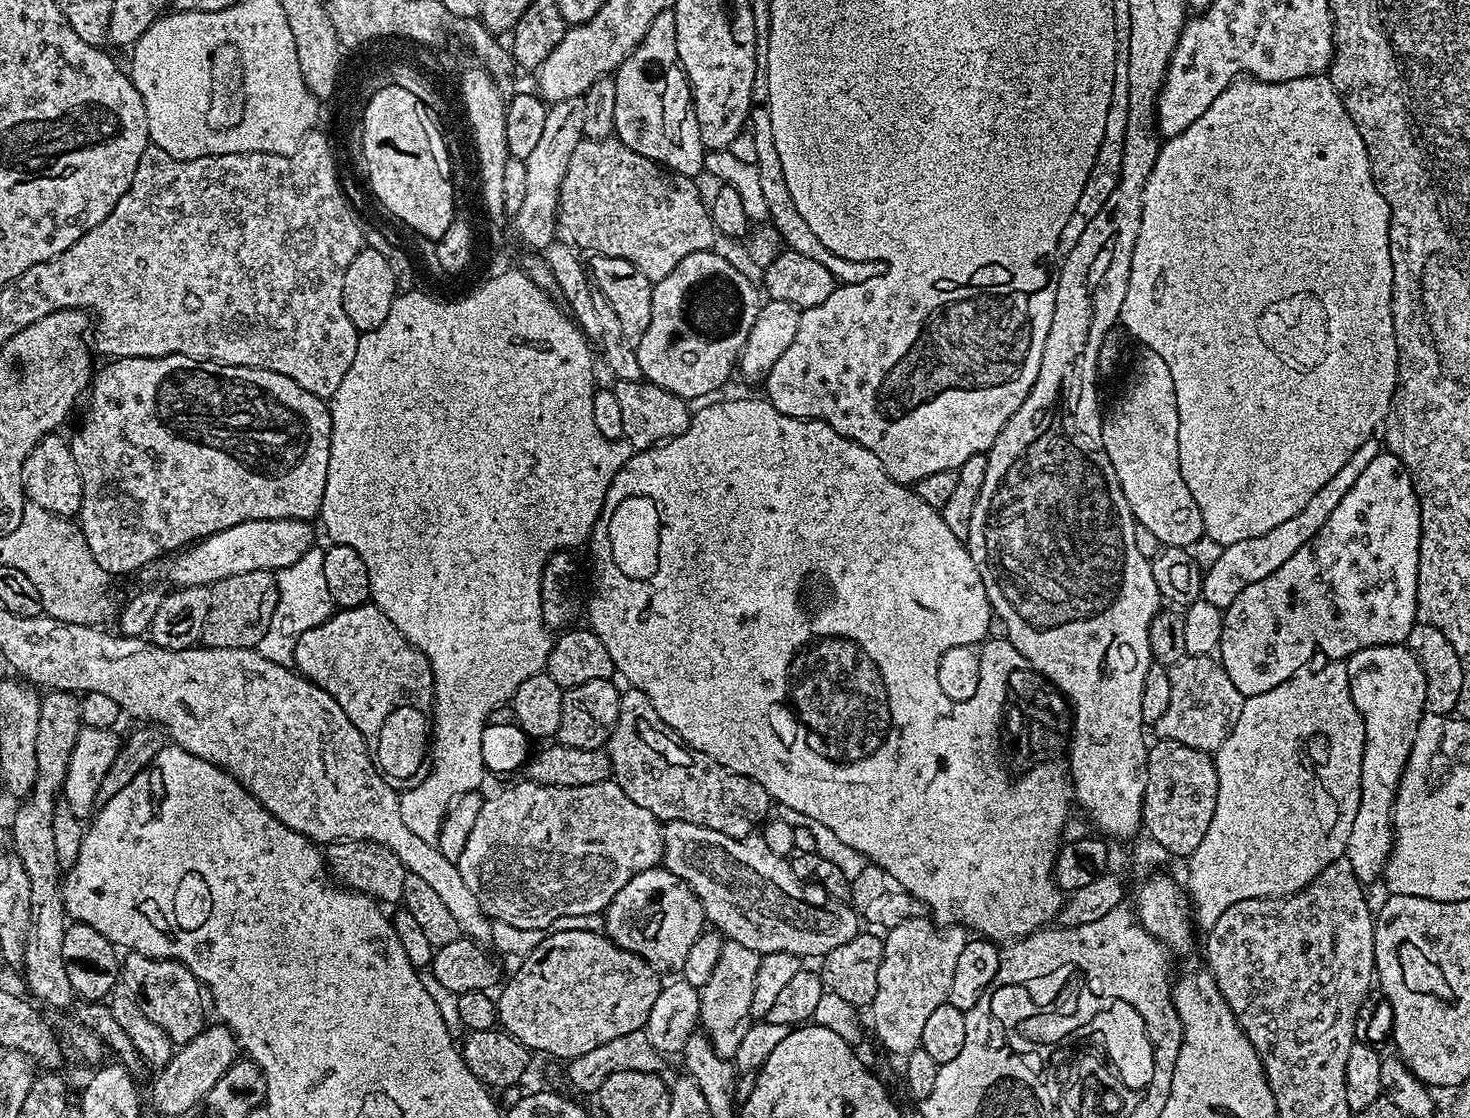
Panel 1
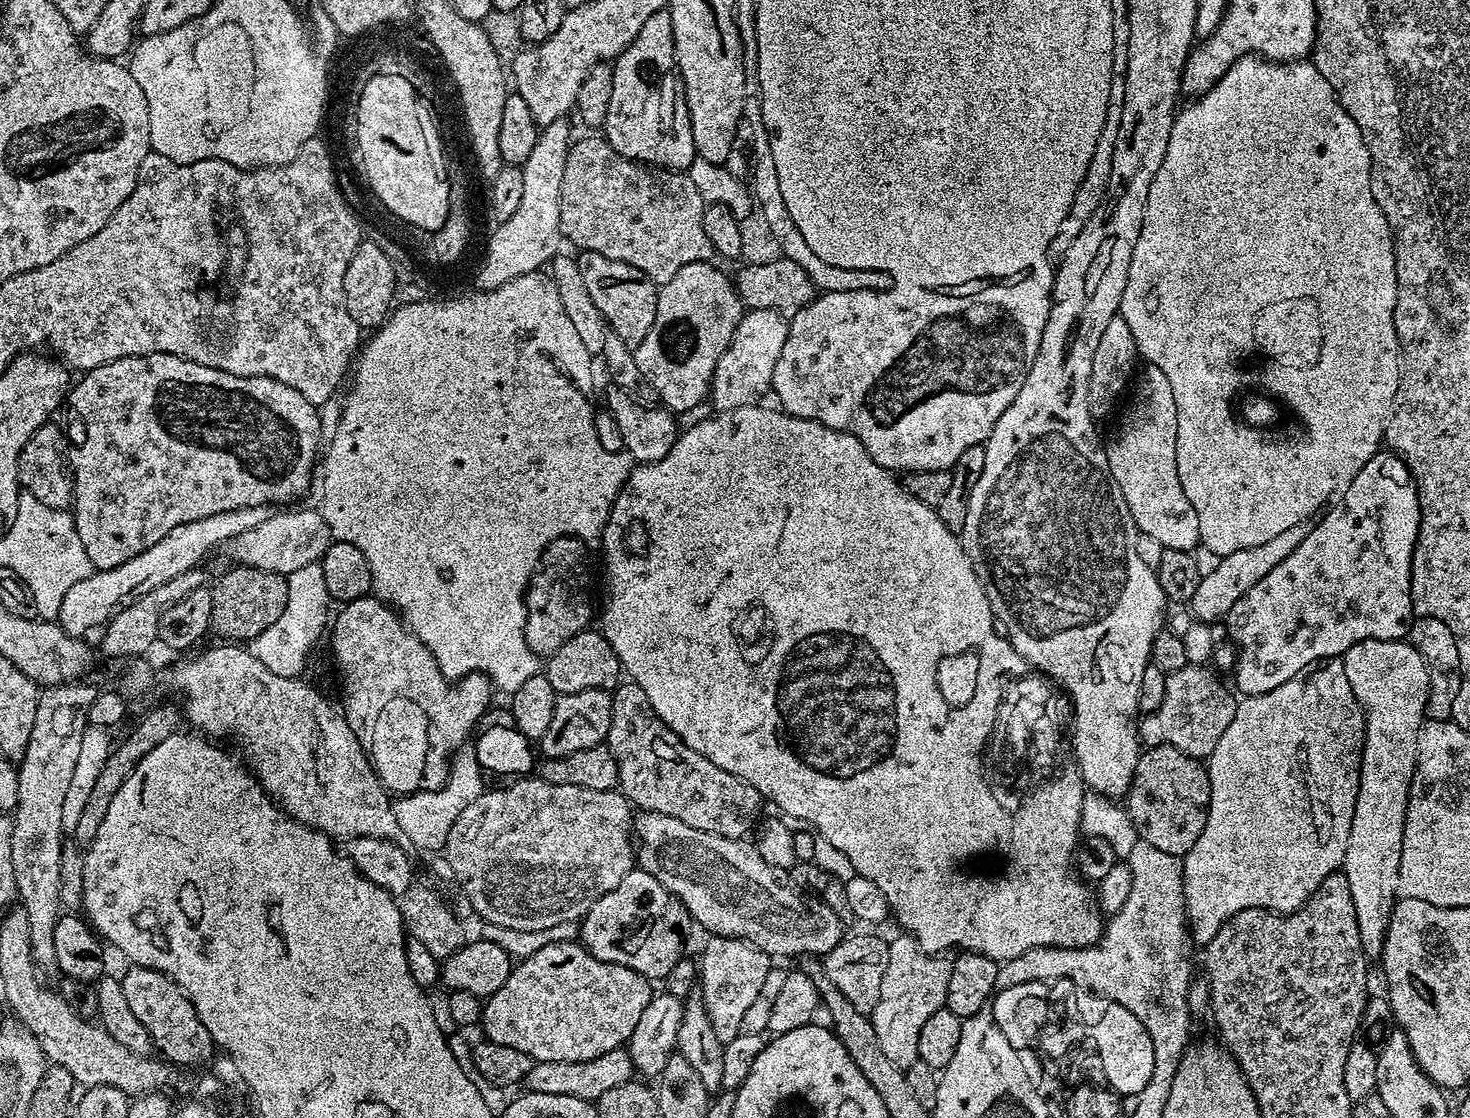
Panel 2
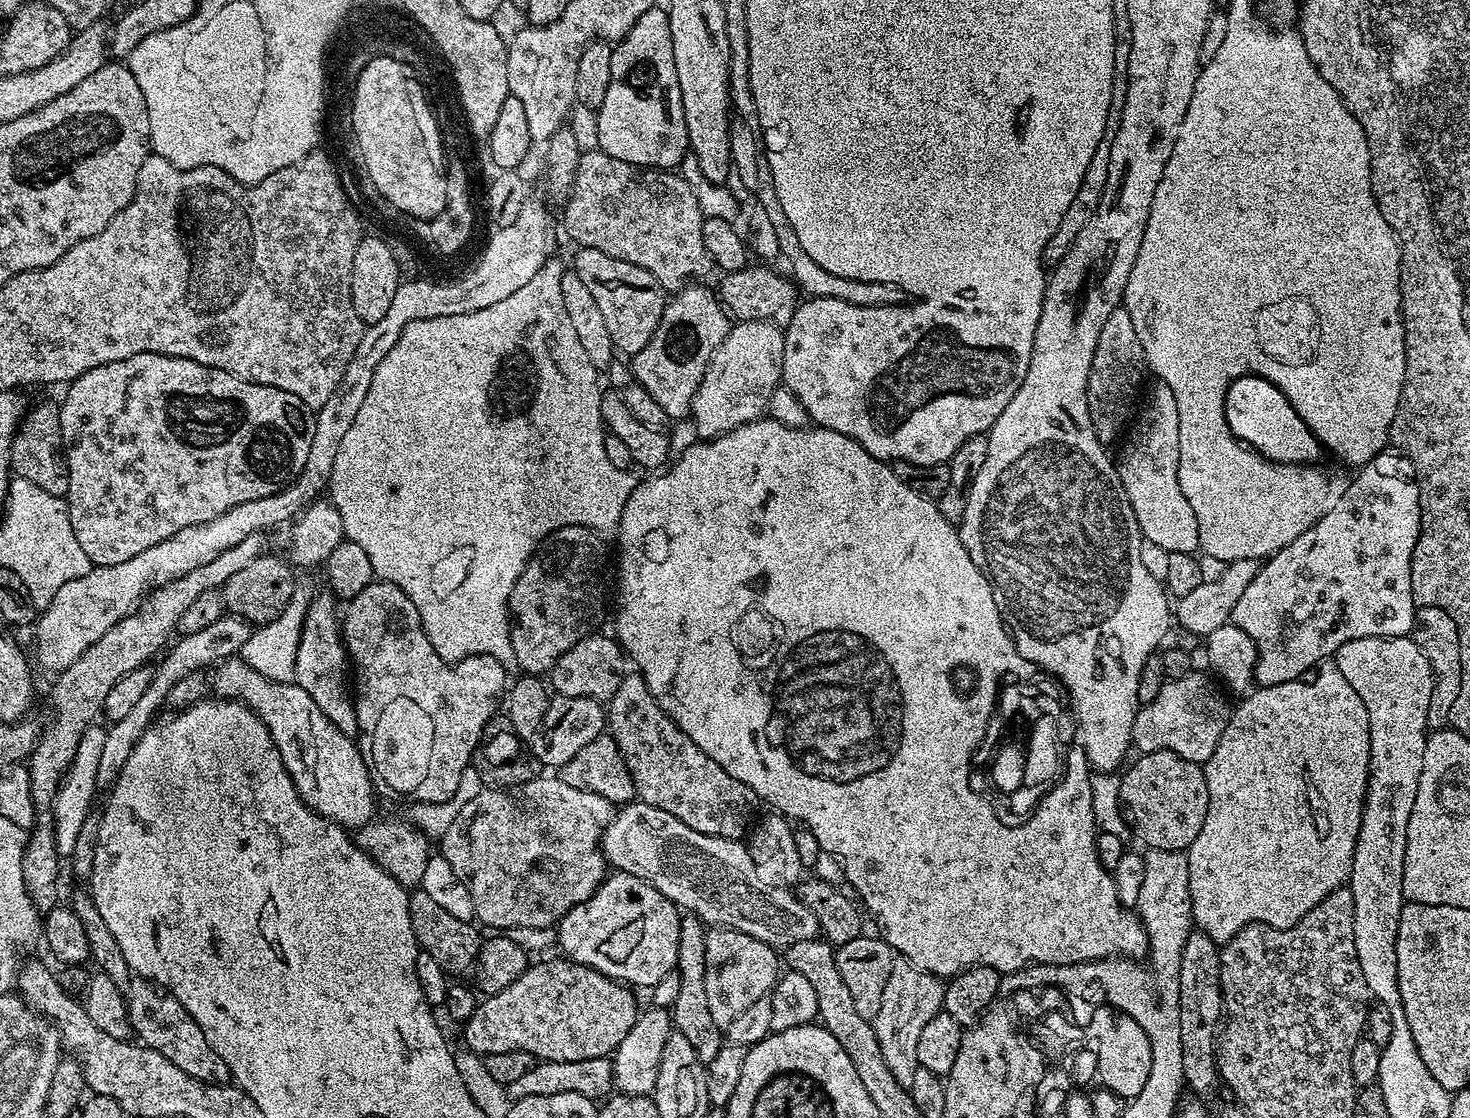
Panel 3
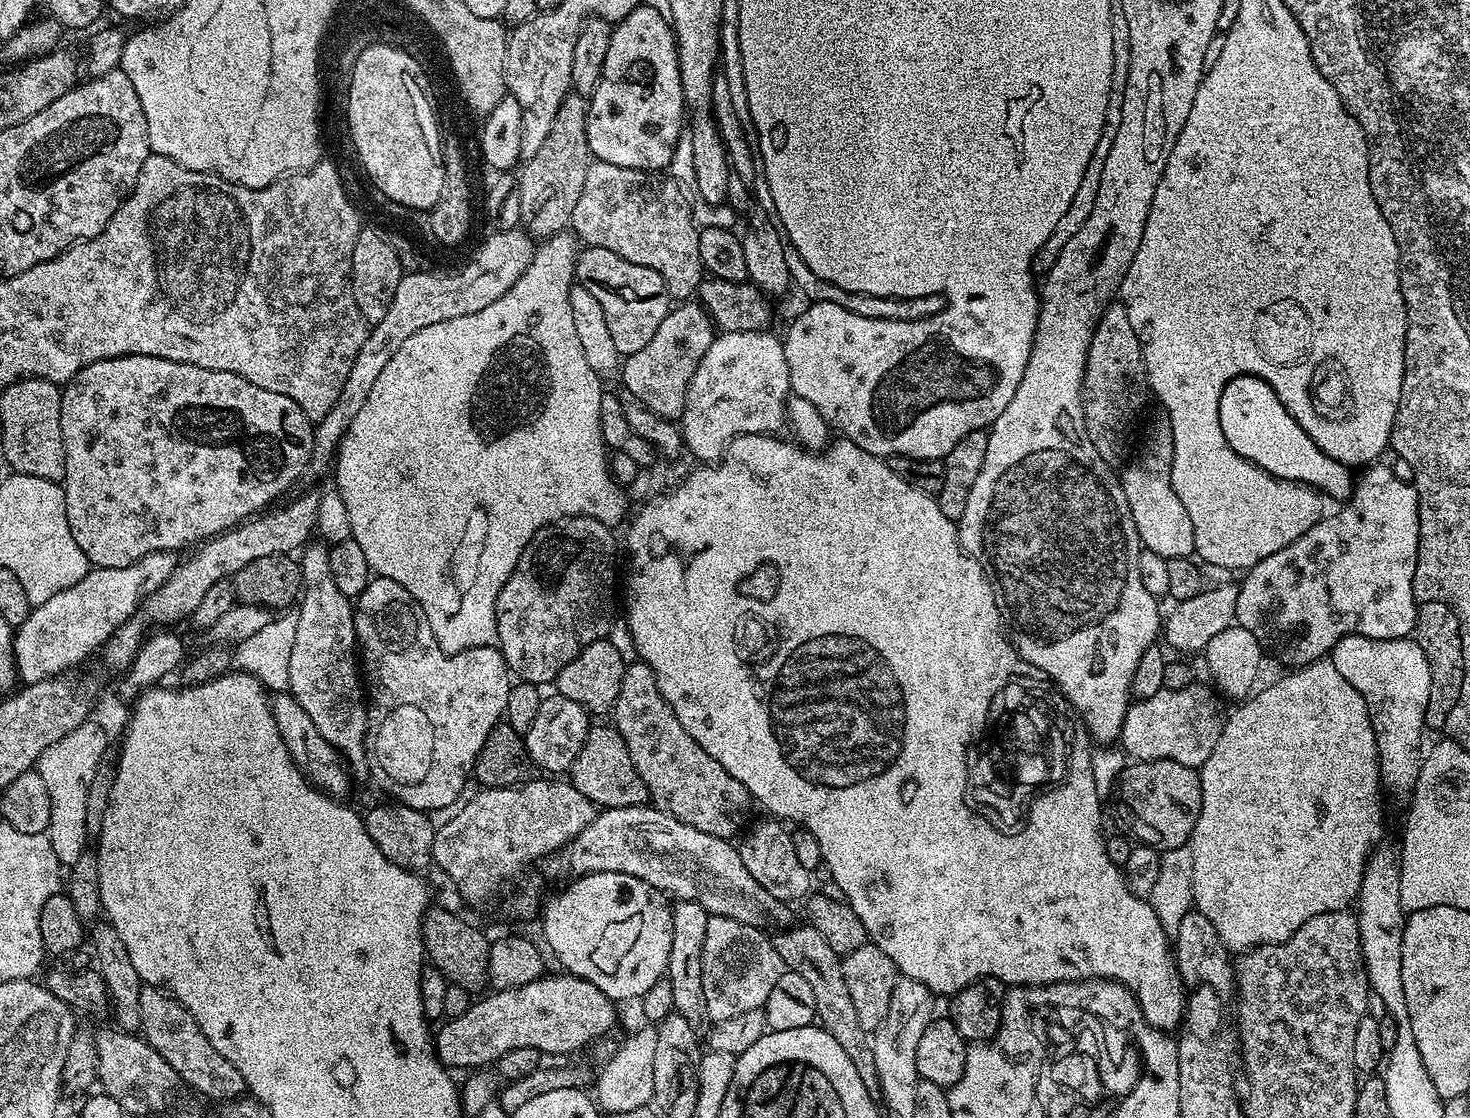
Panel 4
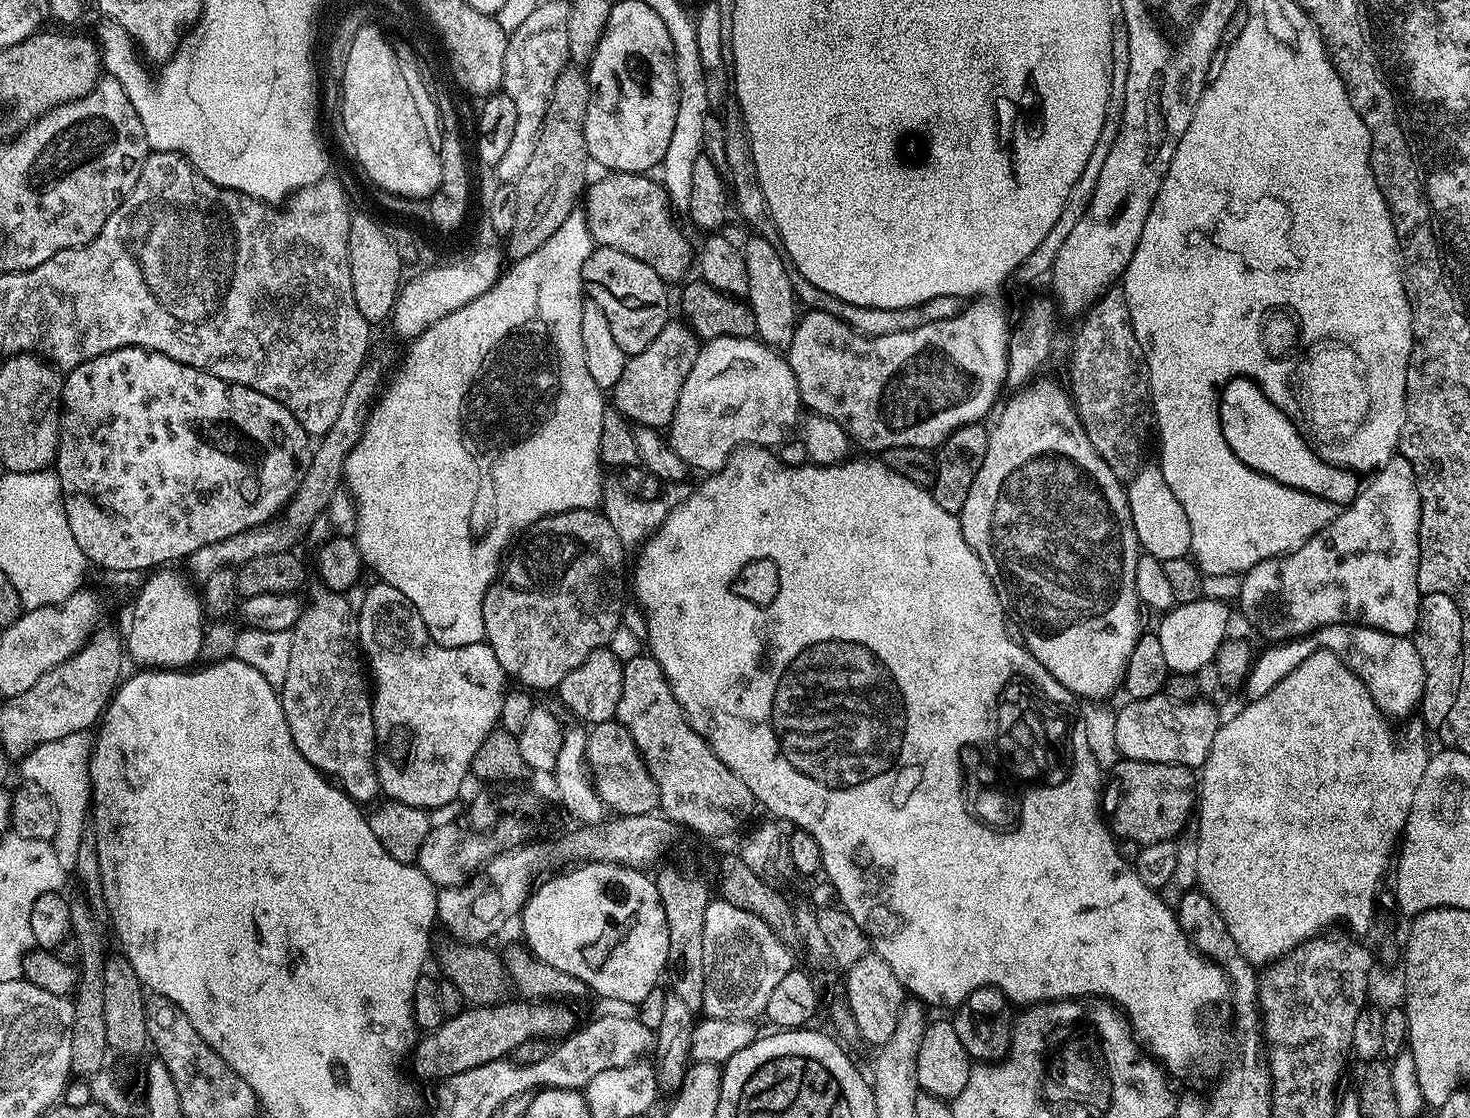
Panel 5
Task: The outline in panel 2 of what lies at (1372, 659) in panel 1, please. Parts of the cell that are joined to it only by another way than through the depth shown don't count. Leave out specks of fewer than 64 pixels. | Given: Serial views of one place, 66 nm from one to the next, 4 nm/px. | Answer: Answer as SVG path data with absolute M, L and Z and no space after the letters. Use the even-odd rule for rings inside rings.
M1404 640L1358 642L1350 646L1342 659L1346 679L1350 681L1350 690L1354 690L1360 707L1364 710L1364 749L1360 763L1358 802L1354 802L1354 822L1350 822L1350 838L1346 838L1342 871L1346 882L1350 882L1350 894L1354 897L1354 912L1358 914L1358 936L1362 950L1369 958L1380 958L1384 954L1384 939L1392 907L1398 899L1406 806L1418 762L1418 738L1426 723L1428 667L1422 654L1418 654L1414 645Z

